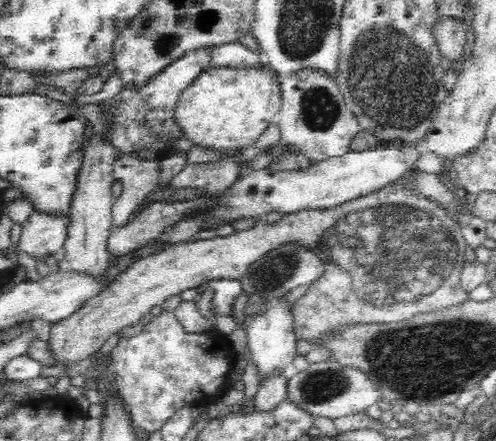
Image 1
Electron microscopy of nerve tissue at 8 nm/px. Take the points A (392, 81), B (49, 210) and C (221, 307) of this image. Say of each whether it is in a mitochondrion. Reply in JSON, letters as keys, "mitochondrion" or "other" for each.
{"A":"mitochondrion","B":"other","C":"other"}

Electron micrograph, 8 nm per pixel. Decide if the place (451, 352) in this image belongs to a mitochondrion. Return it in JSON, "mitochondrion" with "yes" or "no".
{"mitochondrion":"yes"}

